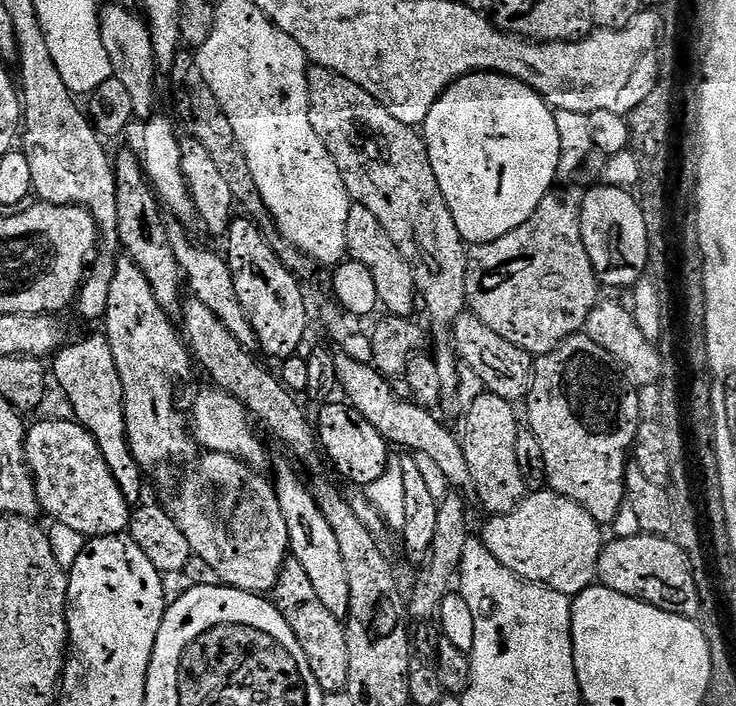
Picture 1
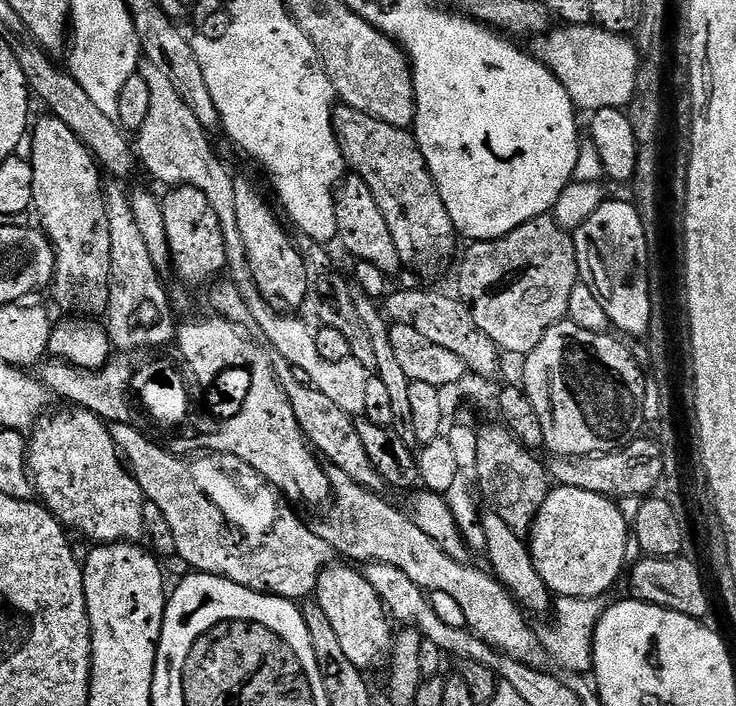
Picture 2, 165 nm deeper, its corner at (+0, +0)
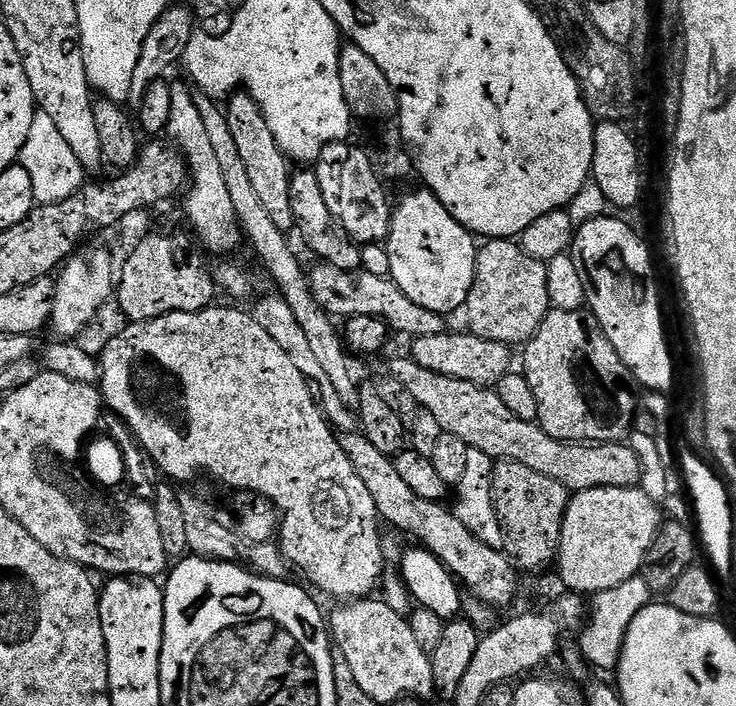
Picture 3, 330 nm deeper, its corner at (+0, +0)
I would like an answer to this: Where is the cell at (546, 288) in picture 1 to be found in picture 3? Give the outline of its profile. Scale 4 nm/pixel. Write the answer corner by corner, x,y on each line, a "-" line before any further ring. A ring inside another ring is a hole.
511,239
481,243
476,253
476,273
466,305
467,327
477,336
509,346
523,345
531,340
552,308
546,284
547,273
545,261
532,258

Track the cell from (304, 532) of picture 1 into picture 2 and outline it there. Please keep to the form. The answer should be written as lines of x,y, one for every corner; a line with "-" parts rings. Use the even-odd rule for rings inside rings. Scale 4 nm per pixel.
336,562
325,568
316,583
314,602
325,612
326,618
330,618
346,658
350,658
350,662
354,662
354,666
361,670
369,670
391,653
394,624
389,611
363,571
355,572
354,569
344,562

